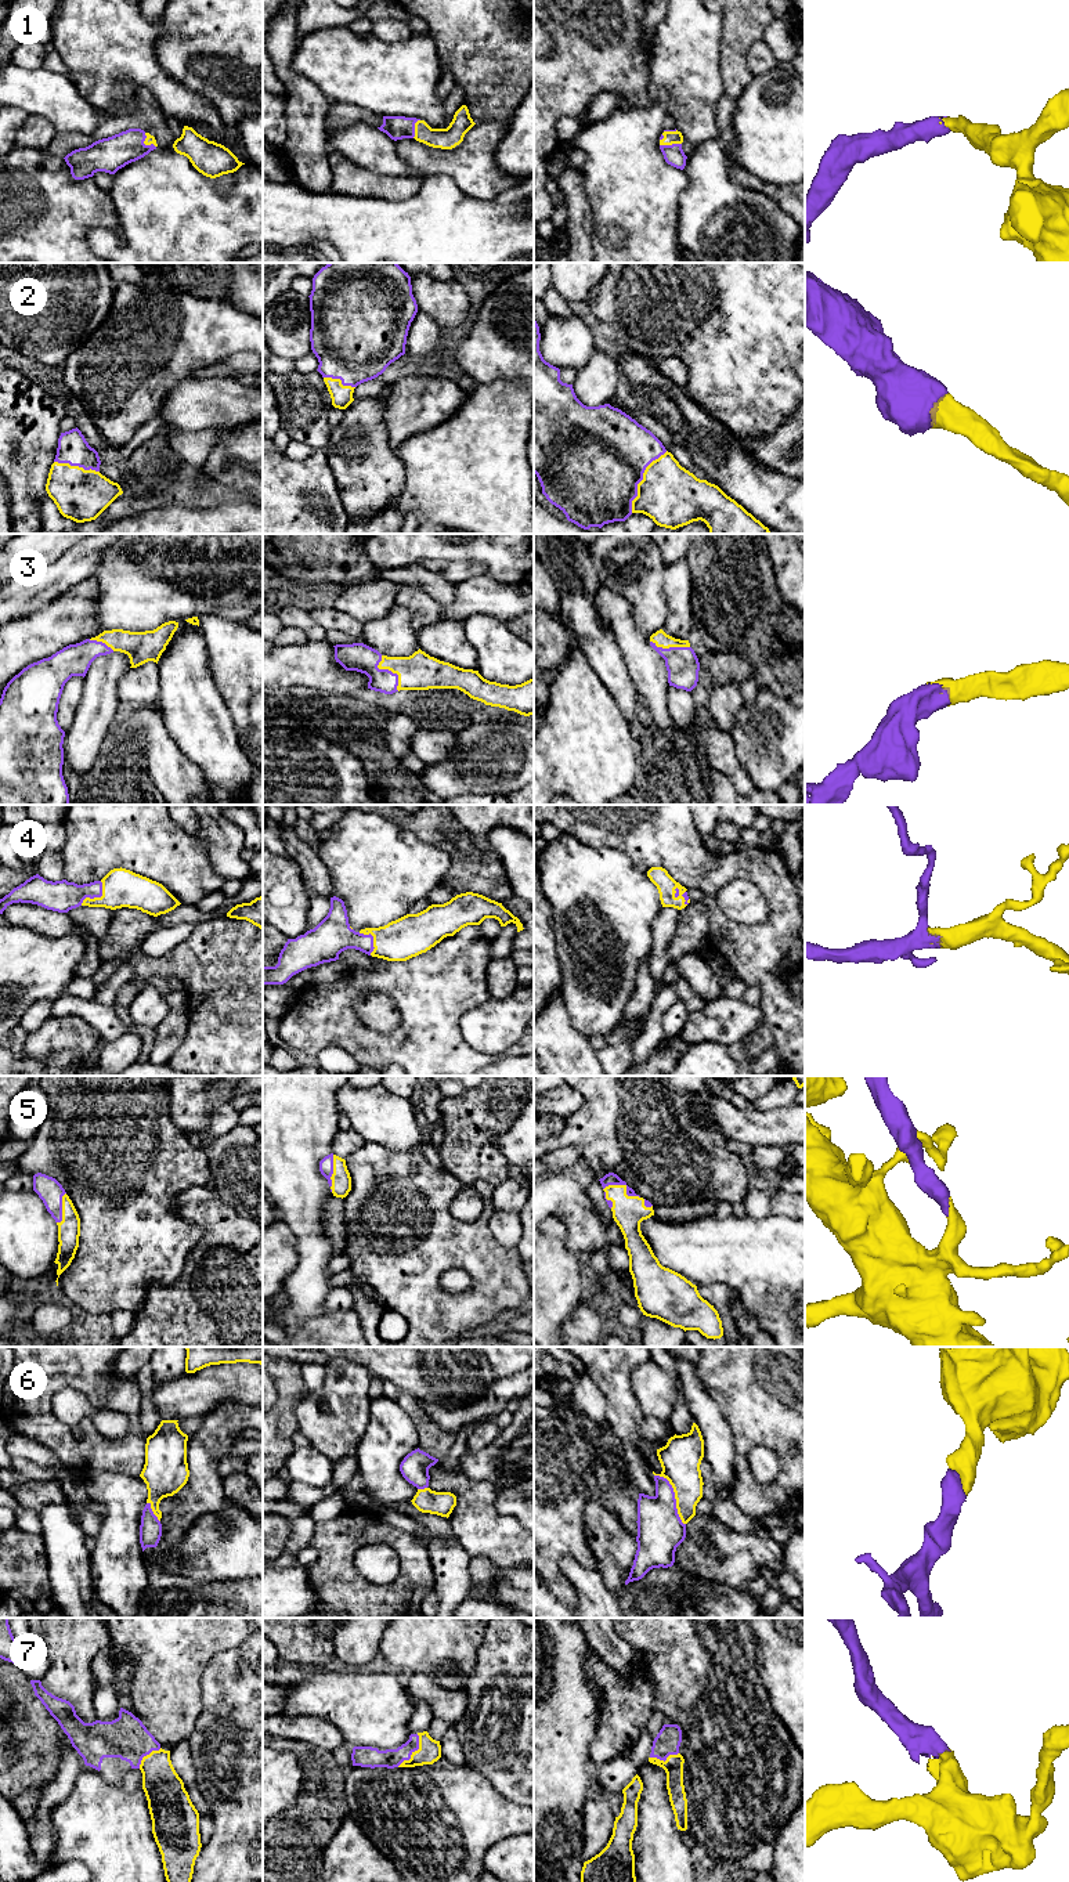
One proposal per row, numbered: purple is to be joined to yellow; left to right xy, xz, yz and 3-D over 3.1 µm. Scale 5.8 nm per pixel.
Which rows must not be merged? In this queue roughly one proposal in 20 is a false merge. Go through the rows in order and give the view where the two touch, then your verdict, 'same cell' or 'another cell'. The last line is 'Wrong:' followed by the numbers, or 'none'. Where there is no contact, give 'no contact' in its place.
1: xy | same cell
2: yz | same cell
3: xz | same cell
4: xy | same cell
5: yz | same cell
6: yz | same cell
7: xz | same cell
Wrong: none

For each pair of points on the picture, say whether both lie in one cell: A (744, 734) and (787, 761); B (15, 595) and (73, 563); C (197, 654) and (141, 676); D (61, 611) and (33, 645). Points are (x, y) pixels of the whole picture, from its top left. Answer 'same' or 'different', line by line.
A: same
B: same
C: different
D: same

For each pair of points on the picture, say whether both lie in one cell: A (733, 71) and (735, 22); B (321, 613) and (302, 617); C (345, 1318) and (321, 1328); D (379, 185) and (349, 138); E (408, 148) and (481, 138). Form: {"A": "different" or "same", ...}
{"A": "same", "B": "different", "C": "same", "D": "different", "E": "same"}

